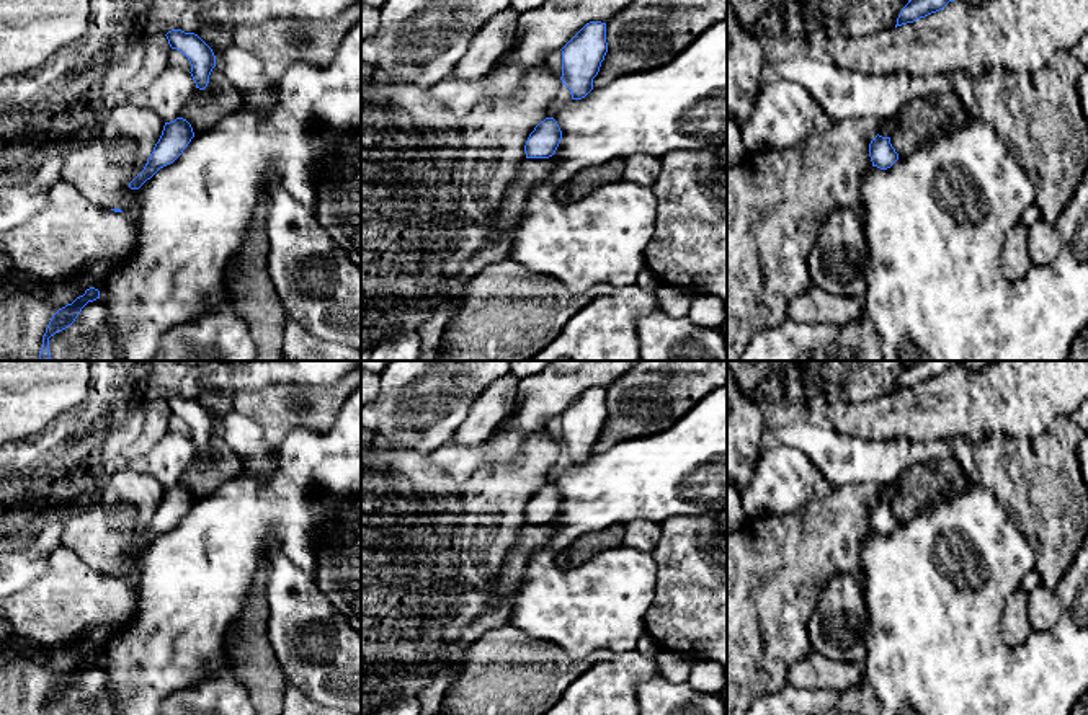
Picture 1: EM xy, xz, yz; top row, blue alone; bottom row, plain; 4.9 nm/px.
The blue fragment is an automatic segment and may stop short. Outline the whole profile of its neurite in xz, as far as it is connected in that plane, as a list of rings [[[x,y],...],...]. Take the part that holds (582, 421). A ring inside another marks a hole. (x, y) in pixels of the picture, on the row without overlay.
[[[586,389],[562,415],[562,451],[570,455],[572,465],[582,465],[593,455],[593,444],[608,418],[606,389]]]

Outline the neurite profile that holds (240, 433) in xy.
[[[234,406],[216,423],[217,431],[242,460],[242,472],[270,477],[276,470],[276,447],[265,439],[263,429]]]

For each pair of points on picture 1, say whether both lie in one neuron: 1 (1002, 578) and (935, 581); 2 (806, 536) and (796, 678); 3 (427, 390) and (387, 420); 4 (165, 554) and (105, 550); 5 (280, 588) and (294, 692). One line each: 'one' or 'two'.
1: one
2: two
3: one
4: two
5: two

